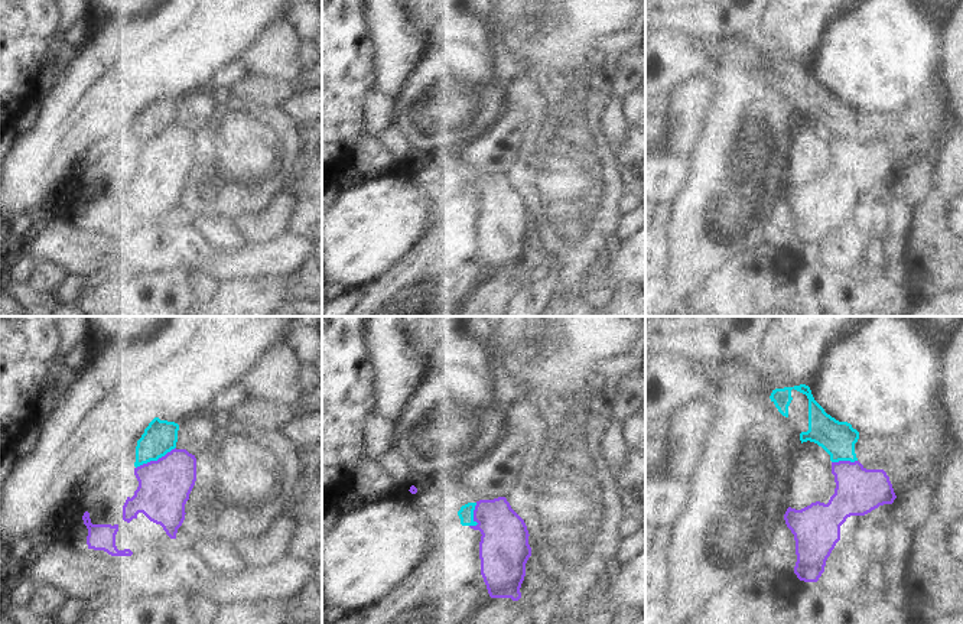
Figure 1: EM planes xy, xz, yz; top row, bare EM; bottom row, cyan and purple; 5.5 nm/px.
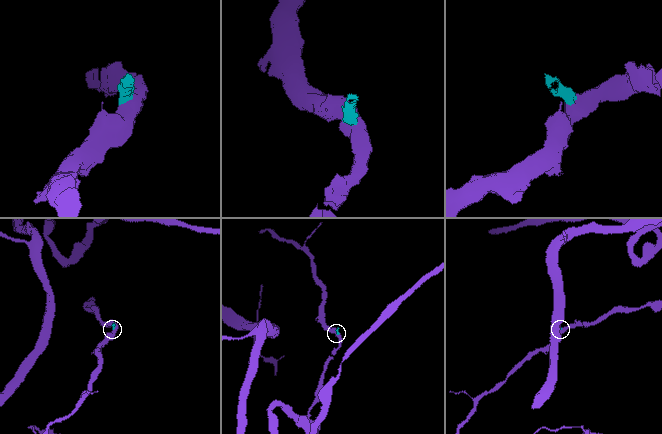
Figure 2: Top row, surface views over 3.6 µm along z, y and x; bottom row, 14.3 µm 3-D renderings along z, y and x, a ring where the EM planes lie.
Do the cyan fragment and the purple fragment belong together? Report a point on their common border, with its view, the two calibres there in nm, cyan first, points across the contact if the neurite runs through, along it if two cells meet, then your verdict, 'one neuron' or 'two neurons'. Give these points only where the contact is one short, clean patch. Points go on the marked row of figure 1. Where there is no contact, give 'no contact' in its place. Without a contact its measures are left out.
contact xy (155, 460); calibres 190 and 280 nm; border xy (175, 447), (156, 460), (143, 462), (136, 468); two neurons

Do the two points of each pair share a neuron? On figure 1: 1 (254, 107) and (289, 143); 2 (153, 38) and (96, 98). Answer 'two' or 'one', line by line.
1: one
2: one

